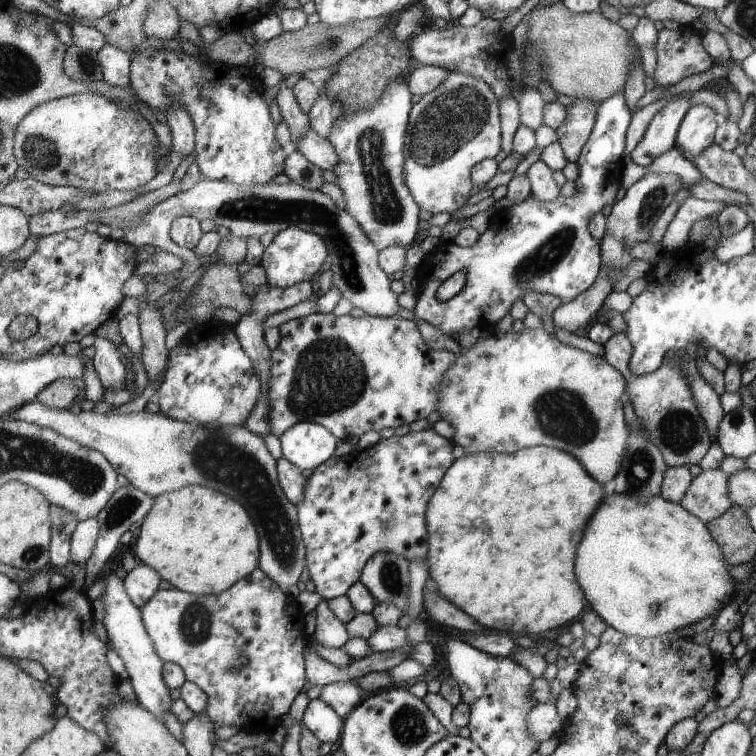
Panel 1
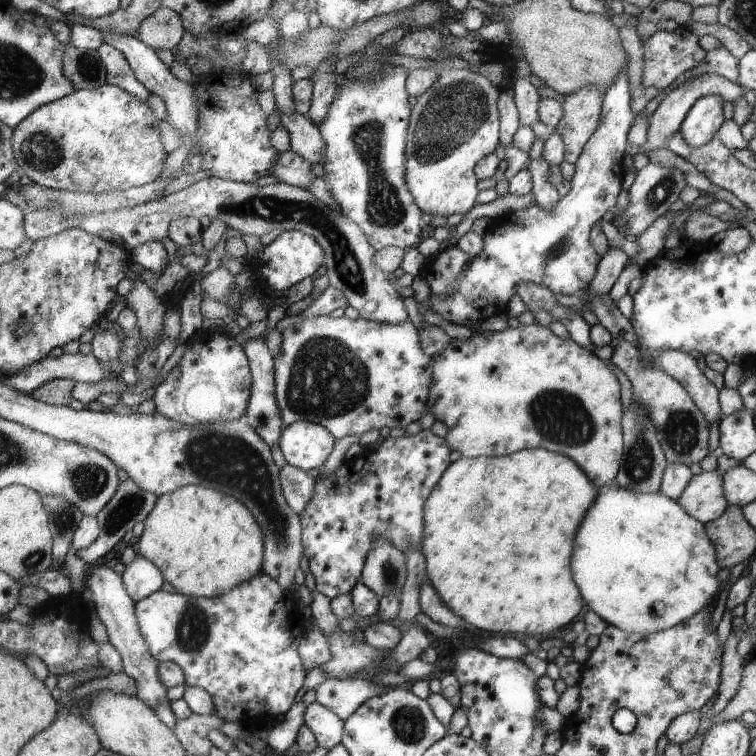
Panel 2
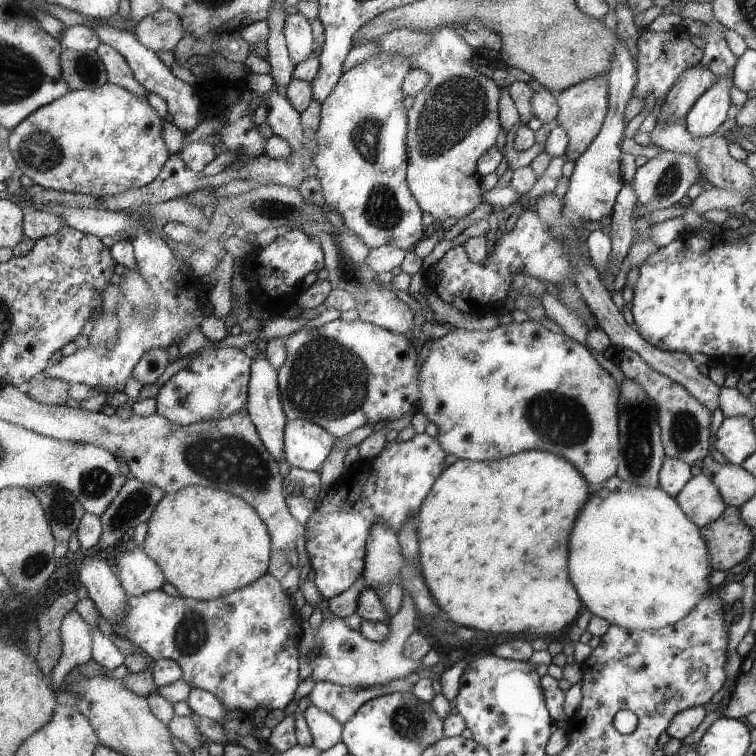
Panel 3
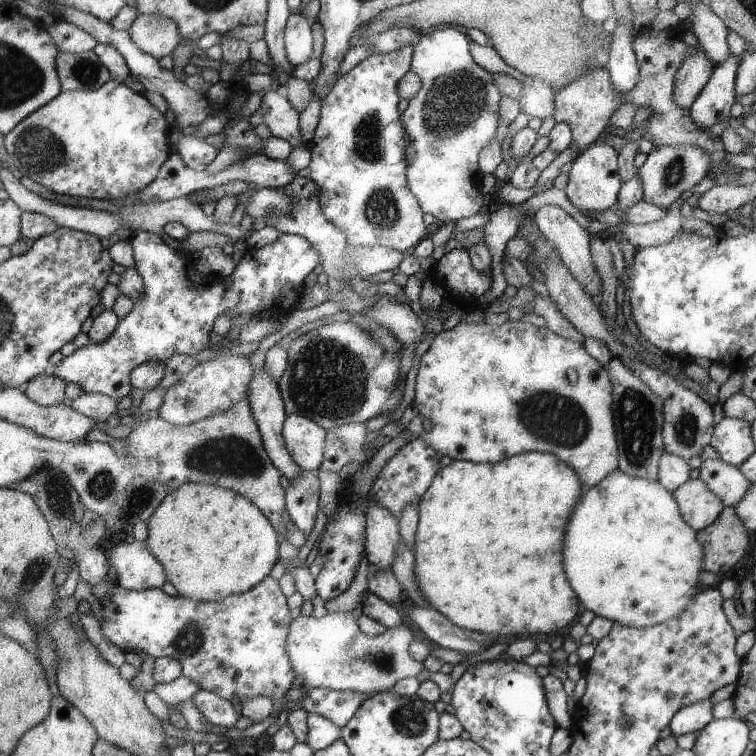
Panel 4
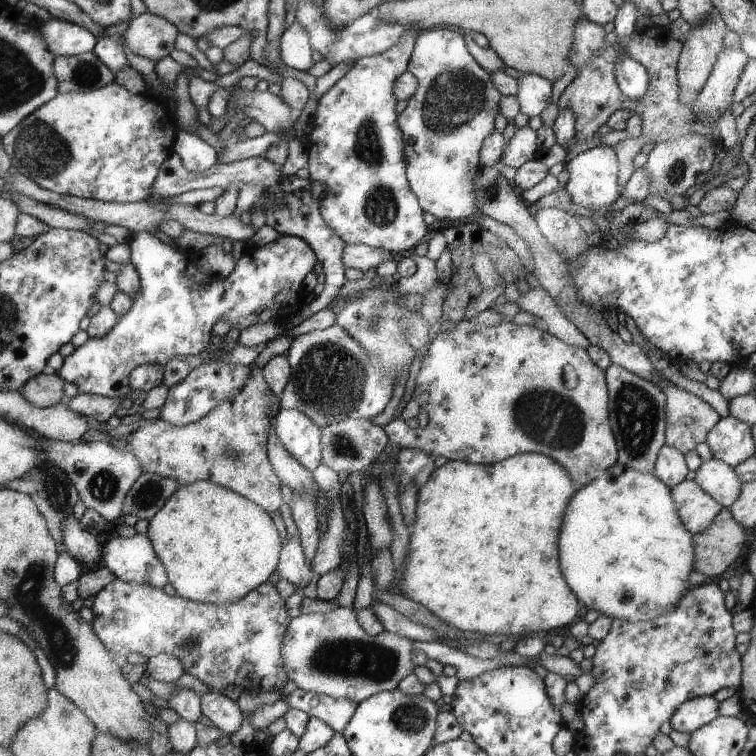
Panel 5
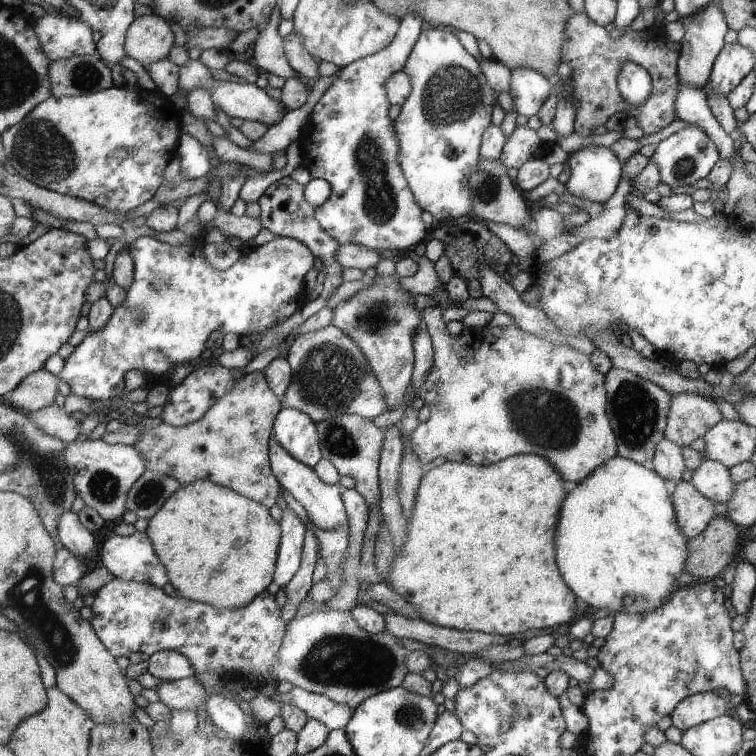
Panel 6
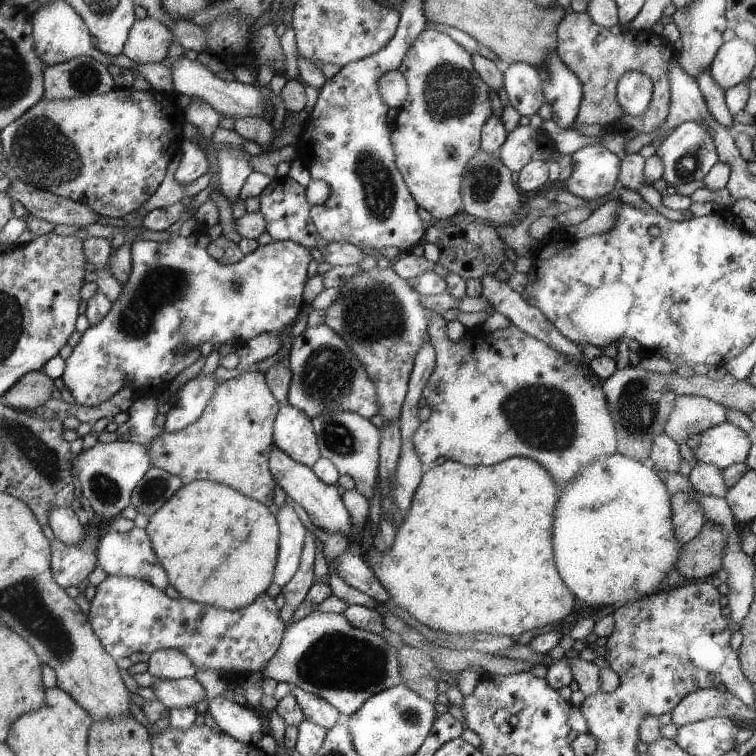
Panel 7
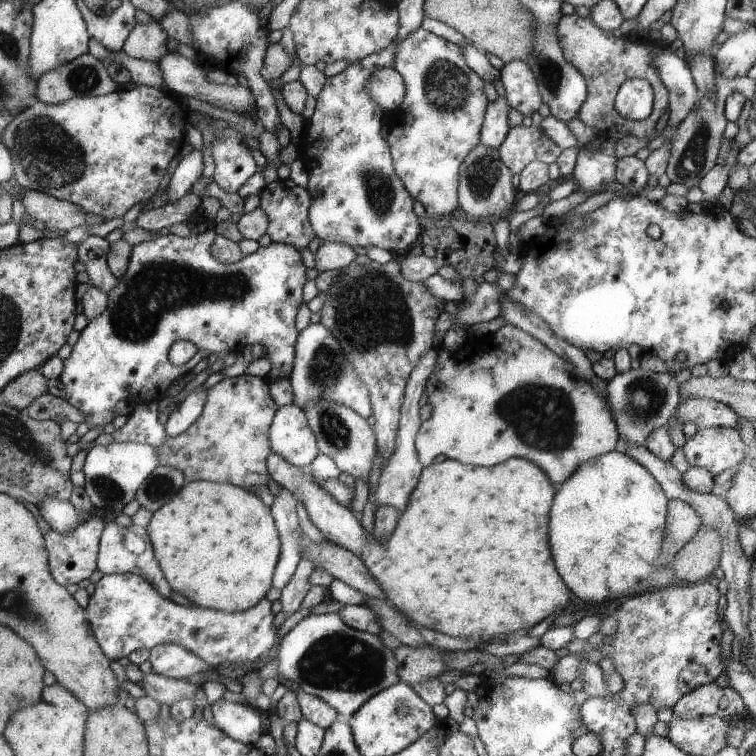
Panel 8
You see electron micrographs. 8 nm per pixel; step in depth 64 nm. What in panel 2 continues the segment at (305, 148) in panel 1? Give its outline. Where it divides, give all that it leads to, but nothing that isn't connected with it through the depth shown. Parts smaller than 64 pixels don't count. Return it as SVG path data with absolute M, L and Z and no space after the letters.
M280 107L276 109L276 116L284 126L284 130L290 134L291 150L311 164L322 164L326 142L322 140L319 128L311 123L309 117L298 112L282 114Z

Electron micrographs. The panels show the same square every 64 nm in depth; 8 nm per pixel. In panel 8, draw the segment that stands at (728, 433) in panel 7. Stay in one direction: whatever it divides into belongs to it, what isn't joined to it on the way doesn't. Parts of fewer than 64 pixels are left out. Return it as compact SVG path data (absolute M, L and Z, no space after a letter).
M735 427L697 429L694 438L682 447L691 467L706 466L720 474L723 470L740 465L748 452L748 446Z

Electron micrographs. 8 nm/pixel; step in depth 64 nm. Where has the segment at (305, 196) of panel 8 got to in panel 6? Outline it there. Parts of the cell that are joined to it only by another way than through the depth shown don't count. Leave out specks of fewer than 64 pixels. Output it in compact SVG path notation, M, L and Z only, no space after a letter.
M290 175L283 176L280 180L271 184L266 189L266 192L262 194L262 198L260 198L258 202L261 206L261 215L259 216L260 222L262 222L262 226L268 228L275 237L290 237L302 241L302 244L306 244L306 246L308 246L308 248L313 252L314 256L322 260L324 266L323 271L326 275L326 279L323 284L322 292L318 298L312 301L308 300L307 303L300 308L298 312L294 312L288 320L285 320L276 326L272 326L270 331L262 337L255 346L253 346L257 349L258 354L266 349L272 349L279 346L279 344L281 344L293 330L296 330L296 328L304 323L310 316L312 316L312 314L327 307L327 301L330 296L336 288L343 283L343 267L334 260L336 248L340 246L340 243L336 242L332 236L328 236L328 234L320 228L318 220L314 218L314 210L316 210L316 206L312 206L312 204L305 199L304 187L304 185L296 182Z

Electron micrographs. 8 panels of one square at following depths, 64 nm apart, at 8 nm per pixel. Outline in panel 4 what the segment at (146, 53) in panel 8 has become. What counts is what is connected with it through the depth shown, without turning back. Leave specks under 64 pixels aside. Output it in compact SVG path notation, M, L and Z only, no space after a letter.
M139 14L129 28L132 42L142 50L161 59L171 54L182 40L178 24L164 14Z

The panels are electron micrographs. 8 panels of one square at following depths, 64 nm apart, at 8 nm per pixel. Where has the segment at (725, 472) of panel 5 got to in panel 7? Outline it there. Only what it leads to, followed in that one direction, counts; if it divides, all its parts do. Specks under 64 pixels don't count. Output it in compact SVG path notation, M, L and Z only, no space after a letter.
M696 463L688 476L694 490L706 496L725 498L729 484L725 480L725 470L714 464Z

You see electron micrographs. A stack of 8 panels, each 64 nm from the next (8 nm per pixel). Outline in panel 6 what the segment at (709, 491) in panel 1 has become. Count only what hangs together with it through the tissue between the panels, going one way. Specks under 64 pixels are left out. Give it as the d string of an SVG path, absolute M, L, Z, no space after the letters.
M680 480L672 491L677 522L686 538L697 537L717 516L717 504L706 498L691 481Z

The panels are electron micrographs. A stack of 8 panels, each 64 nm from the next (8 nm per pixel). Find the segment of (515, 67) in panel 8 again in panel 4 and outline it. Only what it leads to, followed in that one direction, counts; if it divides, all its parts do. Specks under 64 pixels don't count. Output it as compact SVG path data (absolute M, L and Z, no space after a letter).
M527 77L523 80L522 96L519 98L521 112L530 116L544 118L554 114L556 91L538 78Z

